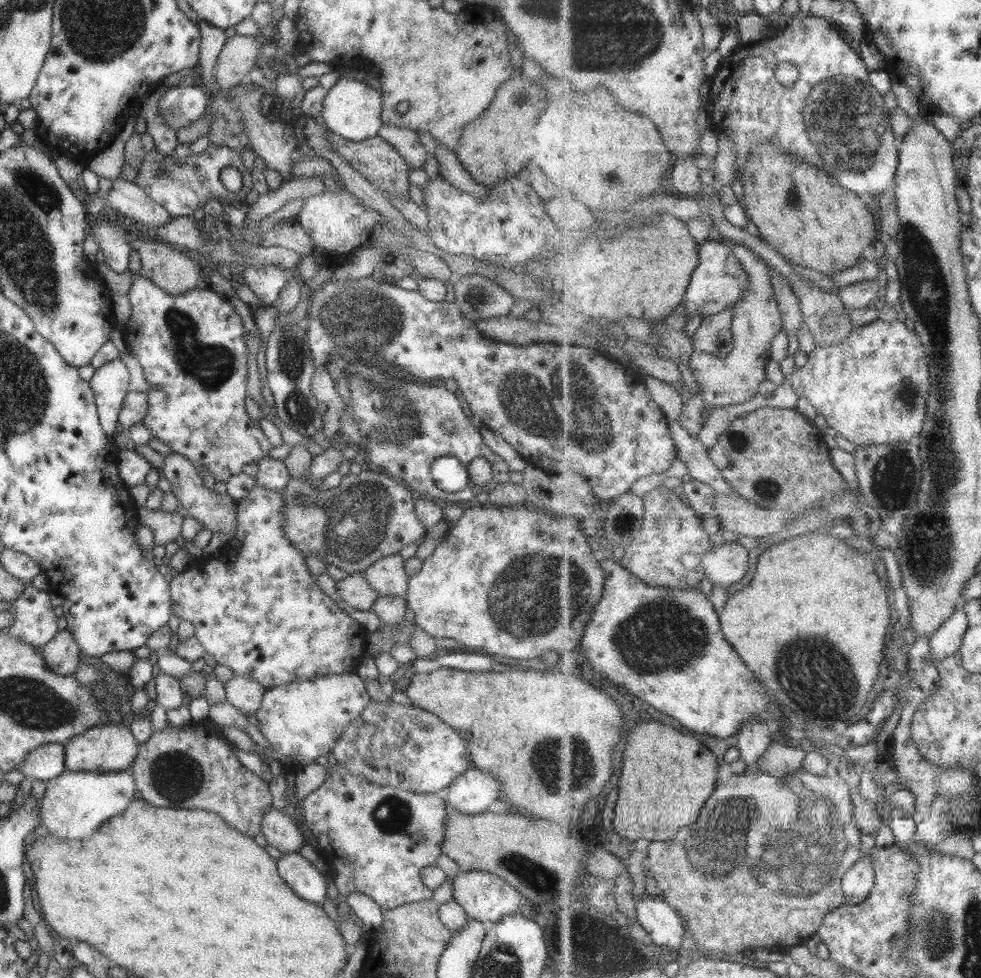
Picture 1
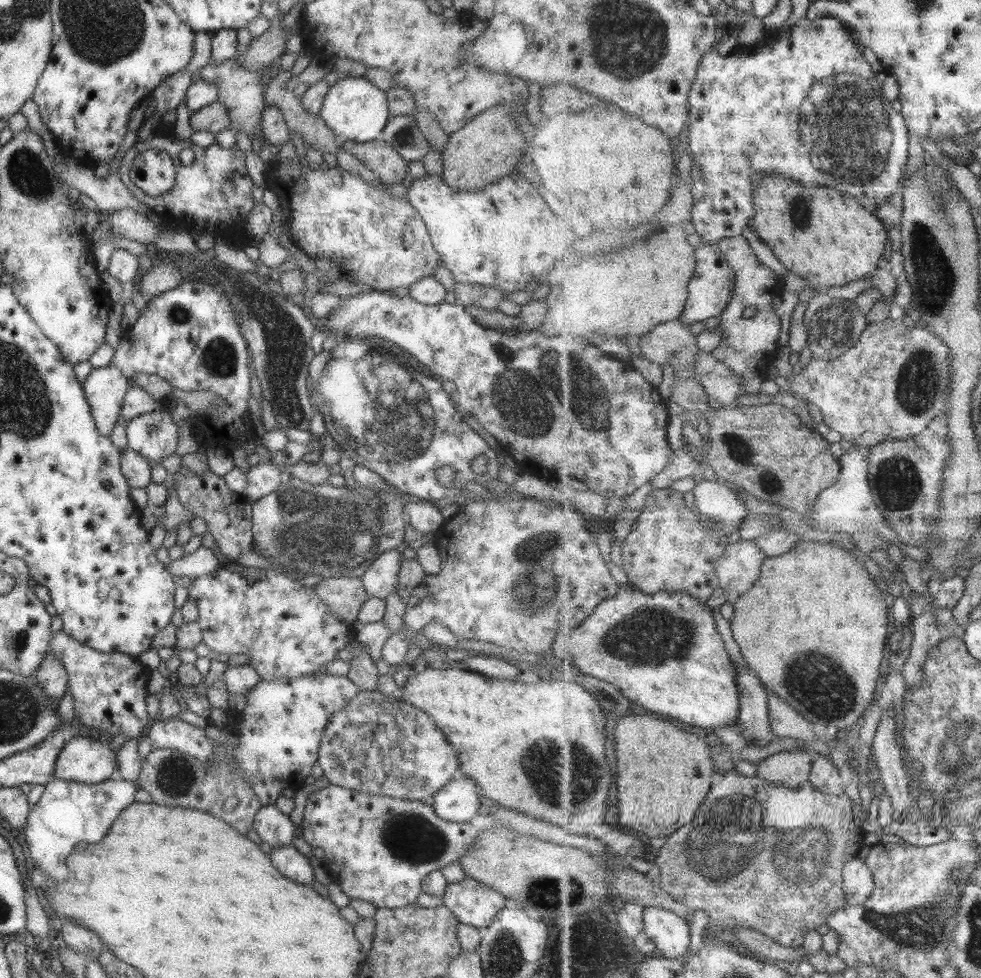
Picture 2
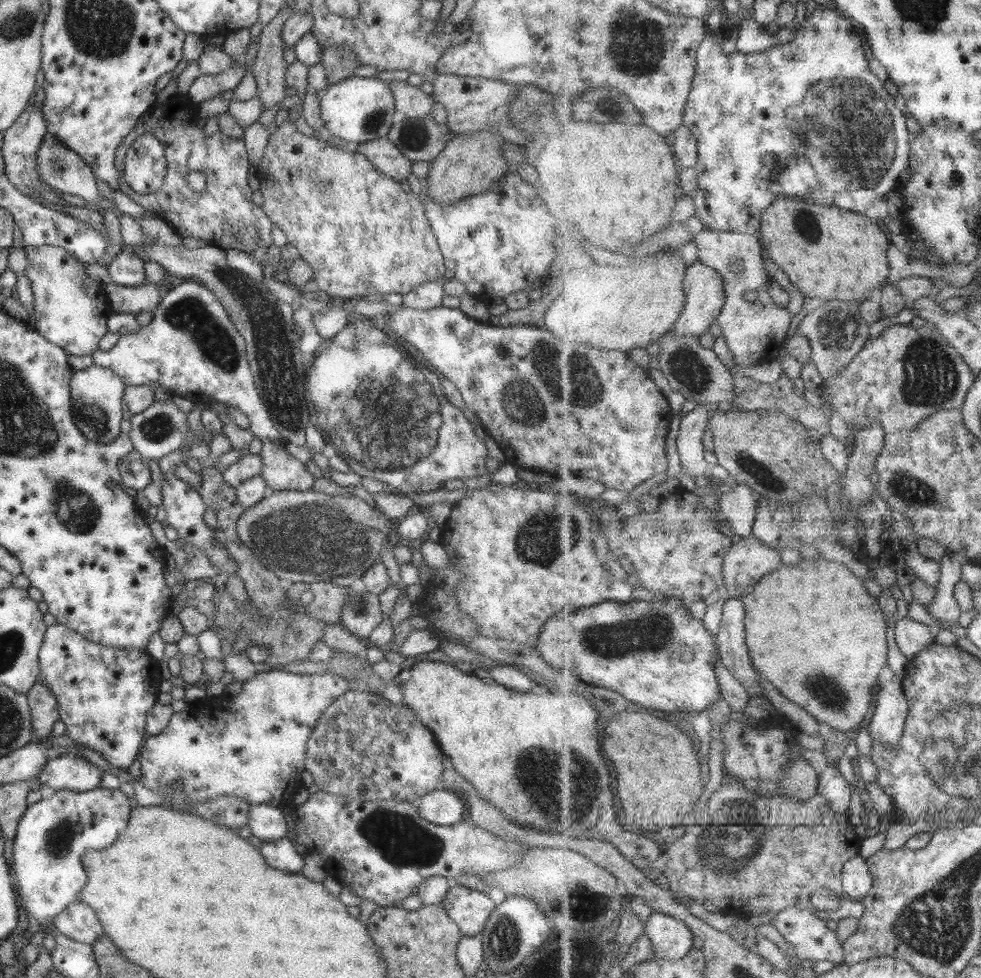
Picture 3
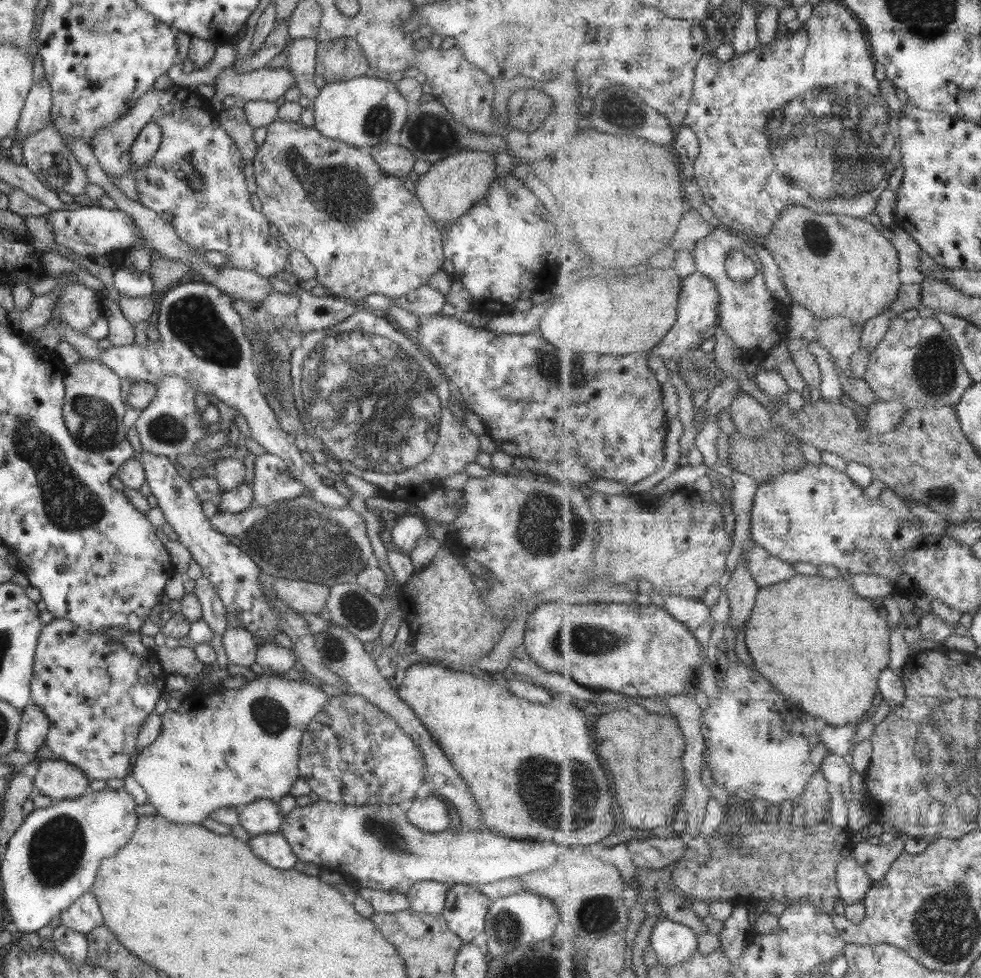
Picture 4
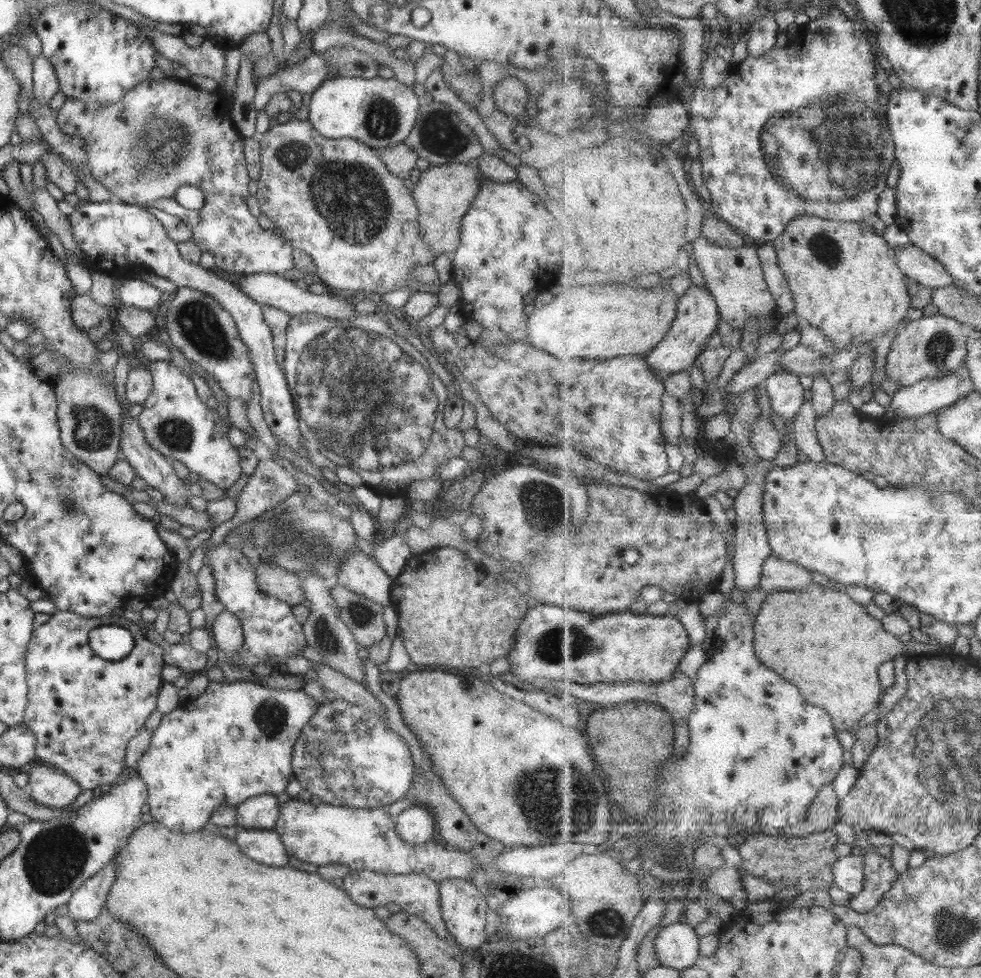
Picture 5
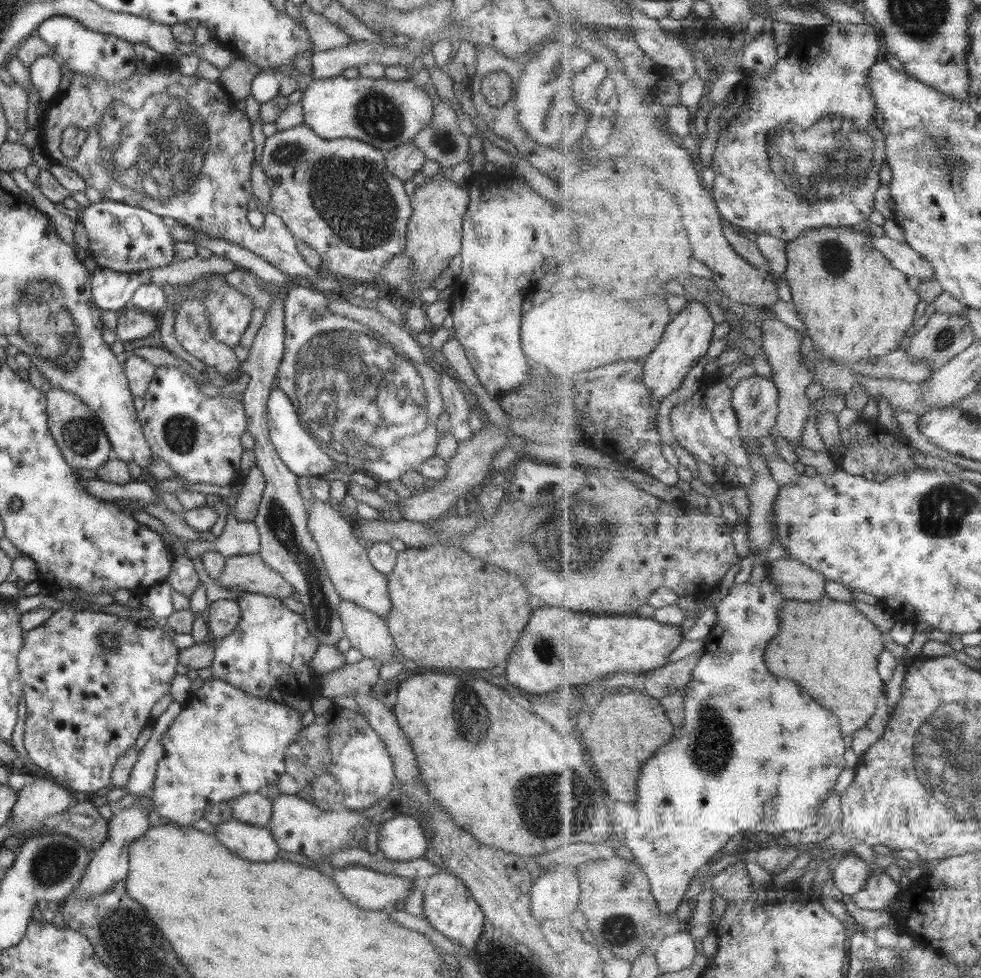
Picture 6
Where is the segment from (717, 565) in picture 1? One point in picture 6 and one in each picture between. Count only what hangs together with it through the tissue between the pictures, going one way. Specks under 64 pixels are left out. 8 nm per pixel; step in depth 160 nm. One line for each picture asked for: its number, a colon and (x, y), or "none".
2: (740, 567)
3: (749, 560)
4: (766, 569)
5: (779, 574)
6: (795, 580)

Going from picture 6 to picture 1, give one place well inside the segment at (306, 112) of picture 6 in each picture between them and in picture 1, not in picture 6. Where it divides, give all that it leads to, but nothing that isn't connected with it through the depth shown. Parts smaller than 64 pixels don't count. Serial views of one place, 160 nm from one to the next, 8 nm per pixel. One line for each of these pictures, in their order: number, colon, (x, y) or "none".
1: (351, 109)
2: (353, 109)
3: (356, 110)
4: (364, 111)
5: (378, 112)

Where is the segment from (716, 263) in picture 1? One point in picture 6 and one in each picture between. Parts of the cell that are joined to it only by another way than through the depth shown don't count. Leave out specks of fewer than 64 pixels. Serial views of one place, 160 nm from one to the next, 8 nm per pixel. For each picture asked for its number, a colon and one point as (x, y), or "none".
2: (712, 286)
3: (706, 296)
4: (699, 305)
5: (698, 318)
6: (688, 337)

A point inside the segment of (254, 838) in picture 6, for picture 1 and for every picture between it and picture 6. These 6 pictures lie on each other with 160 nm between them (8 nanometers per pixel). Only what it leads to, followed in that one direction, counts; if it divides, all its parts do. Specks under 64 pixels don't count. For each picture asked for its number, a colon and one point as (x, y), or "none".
1: (299, 875)
2: (287, 860)
3: (280, 854)
4: (272, 848)
5: (263, 846)

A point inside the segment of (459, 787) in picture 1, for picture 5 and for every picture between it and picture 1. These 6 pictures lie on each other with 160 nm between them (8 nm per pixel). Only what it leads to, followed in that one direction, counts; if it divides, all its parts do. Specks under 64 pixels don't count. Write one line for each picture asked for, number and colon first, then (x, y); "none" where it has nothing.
2: (457, 801)
3: (442, 806)
4: (429, 814)
5: (415, 824)

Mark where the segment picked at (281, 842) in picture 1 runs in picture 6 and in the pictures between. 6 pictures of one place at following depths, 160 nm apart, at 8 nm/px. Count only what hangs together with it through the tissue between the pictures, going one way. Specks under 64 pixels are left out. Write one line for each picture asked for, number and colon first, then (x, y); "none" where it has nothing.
2: (272, 826)
3: (265, 822)
4: (259, 817)
5: (259, 812)
6: (253, 809)

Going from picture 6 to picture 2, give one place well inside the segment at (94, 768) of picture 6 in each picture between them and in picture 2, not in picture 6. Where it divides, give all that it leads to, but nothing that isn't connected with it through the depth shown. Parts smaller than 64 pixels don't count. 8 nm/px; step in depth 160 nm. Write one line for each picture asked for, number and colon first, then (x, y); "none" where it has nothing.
2: (108, 690)
3: (103, 694)
4: (96, 689)
5: (82, 710)

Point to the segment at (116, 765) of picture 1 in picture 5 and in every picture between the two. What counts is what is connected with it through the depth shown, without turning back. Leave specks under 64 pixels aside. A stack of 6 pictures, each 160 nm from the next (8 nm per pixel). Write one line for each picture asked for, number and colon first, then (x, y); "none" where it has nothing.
2: (83, 759)
3: (70, 771)
4: (56, 779)
5: (48, 786)

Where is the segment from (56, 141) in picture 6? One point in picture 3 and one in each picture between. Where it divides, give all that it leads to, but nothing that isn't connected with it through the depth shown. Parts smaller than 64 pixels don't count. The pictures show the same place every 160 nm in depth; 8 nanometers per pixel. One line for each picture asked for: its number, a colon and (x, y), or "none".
3: (222, 214)
4: (219, 217)
5: (161, 135)

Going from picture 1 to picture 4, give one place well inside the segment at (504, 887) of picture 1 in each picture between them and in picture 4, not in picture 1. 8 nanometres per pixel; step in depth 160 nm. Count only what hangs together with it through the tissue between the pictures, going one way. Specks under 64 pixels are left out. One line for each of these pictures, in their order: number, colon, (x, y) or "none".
2: (473, 904)
3: (469, 909)
4: (465, 908)

